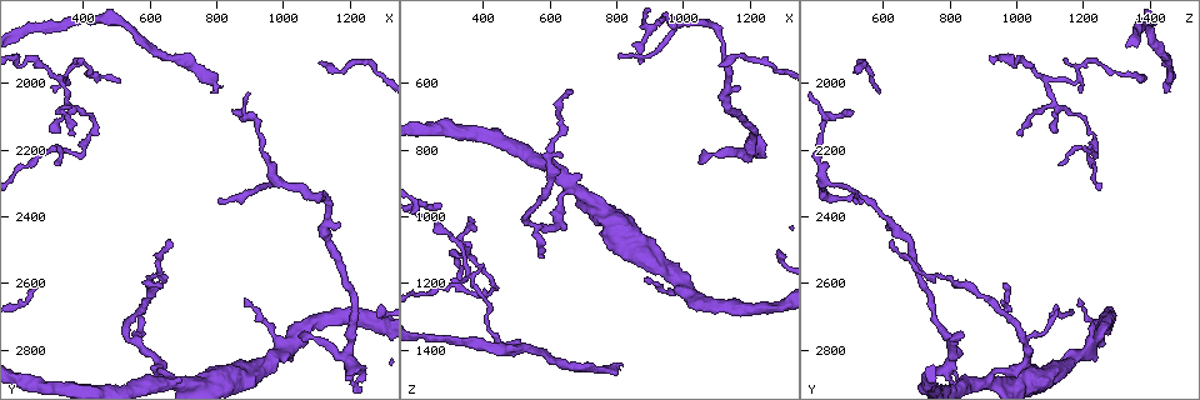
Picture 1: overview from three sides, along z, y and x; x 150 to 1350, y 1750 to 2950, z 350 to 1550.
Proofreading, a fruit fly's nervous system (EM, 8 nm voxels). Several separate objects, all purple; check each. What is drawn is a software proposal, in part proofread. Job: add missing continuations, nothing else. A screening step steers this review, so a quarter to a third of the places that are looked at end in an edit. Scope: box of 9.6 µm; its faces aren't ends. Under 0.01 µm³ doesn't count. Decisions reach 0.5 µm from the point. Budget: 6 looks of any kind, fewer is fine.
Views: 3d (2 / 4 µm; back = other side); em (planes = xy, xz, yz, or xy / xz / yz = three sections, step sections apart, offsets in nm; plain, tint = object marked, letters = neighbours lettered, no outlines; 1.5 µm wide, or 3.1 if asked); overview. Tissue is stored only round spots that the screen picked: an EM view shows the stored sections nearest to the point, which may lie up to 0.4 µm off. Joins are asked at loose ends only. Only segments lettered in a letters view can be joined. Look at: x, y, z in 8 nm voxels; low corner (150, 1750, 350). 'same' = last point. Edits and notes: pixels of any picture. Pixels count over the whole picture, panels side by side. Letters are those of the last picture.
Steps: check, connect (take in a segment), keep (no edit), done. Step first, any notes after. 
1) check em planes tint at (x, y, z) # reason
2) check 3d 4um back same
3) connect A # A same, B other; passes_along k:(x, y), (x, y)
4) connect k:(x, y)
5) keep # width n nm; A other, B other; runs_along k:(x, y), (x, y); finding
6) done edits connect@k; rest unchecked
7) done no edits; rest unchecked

check 3d 2um at (870, 2090, 510) # thin end

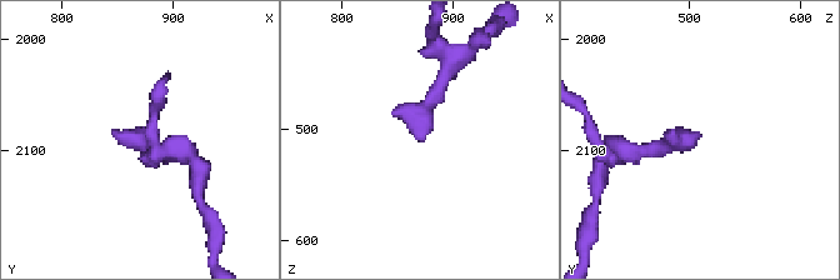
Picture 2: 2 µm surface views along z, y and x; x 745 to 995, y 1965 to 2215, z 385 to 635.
check em xy step 8 tint at (868, 2082, 506)

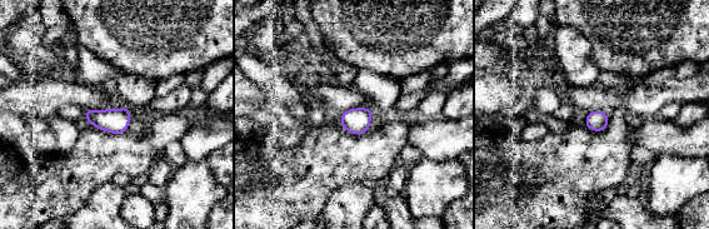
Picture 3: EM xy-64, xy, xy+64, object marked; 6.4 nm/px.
check em planes letters same # another direction

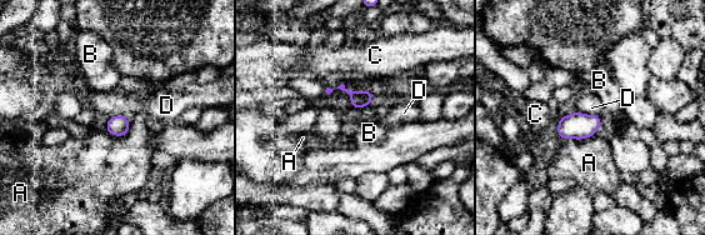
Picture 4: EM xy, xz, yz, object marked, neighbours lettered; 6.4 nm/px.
keep # width 100 nm; A other, B other, C other, D other; border 4:(336, 88), (356, 108), (371, 103); no lettered segment goes on from it

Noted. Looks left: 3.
check em xy step 4 letters at (660, 2470, 620) # thin end

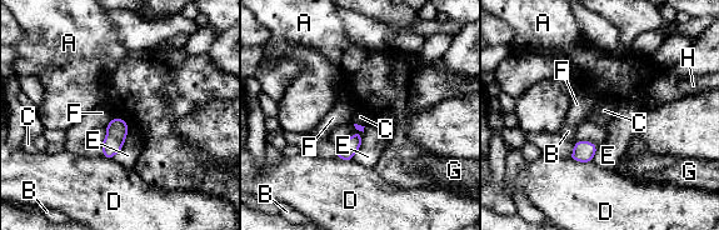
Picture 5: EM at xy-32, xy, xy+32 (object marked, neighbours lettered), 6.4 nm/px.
check em xz step 8 letters same # cut it another way

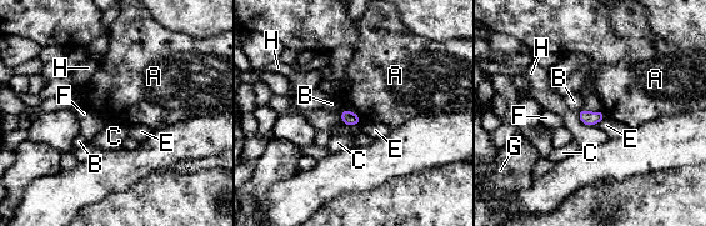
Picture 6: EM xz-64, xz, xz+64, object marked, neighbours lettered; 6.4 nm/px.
keep # A other, B other, C other, E other, F other, G other, H other; border 6:(352, 110), (361, 121); no lettered segment goes on from it

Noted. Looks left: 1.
check em planes letters at (590, 2680, 1120) # an open end

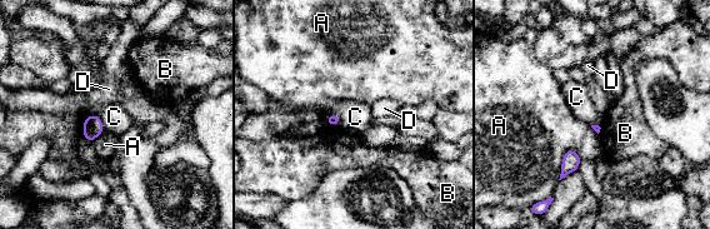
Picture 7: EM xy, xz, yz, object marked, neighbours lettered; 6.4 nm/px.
keep # A other, B other, C other, D other; border 7:(340, 118), (329, 115), (325, 122); no lettered segment goes on from it

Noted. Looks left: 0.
done no edits; rest unchecked

